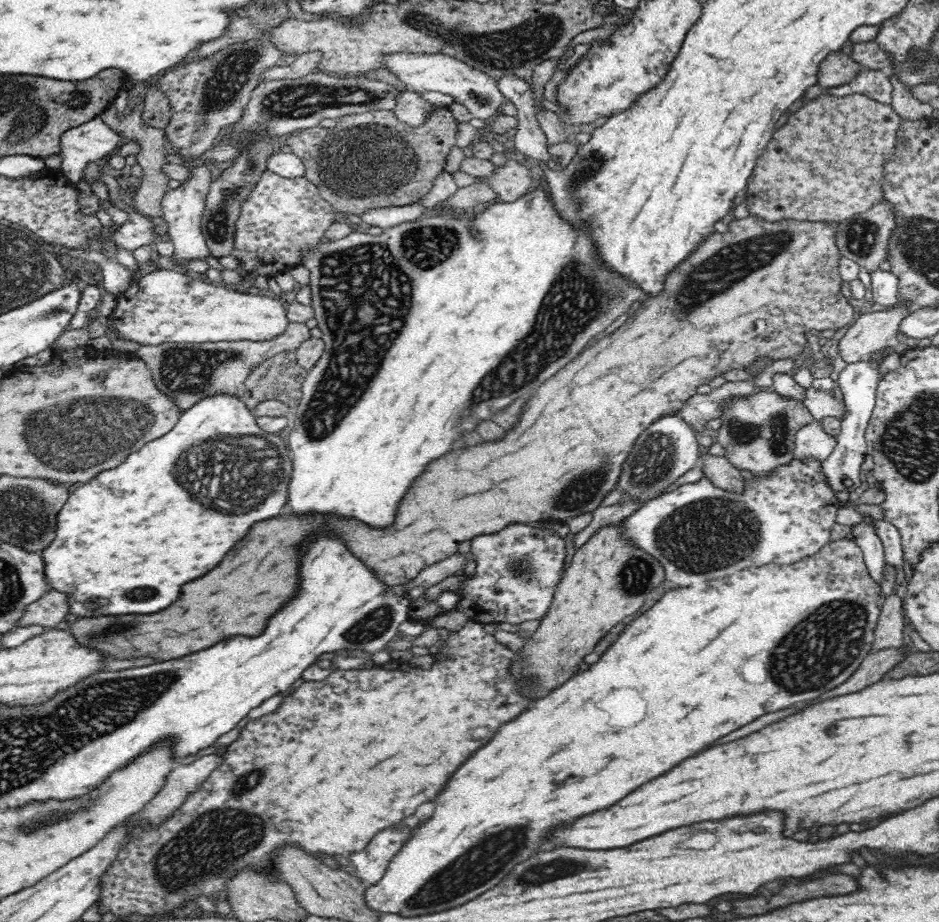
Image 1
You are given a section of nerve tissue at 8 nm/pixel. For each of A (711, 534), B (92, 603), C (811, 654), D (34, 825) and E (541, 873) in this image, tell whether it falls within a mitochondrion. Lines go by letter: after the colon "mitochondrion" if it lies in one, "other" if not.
A: mitochondrion
B: mitochondrion
C: mitochondrion
D: mitochondrion
E: mitochondrion

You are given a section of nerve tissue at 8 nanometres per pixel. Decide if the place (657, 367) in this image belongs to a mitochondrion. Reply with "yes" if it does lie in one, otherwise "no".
yes

